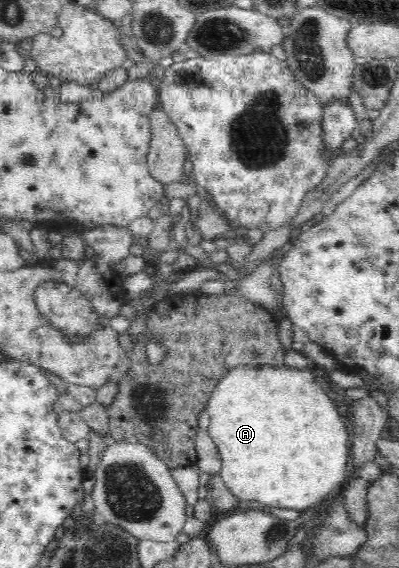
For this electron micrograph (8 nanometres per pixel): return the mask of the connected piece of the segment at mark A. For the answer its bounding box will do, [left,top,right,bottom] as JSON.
[206,364,351,511]

